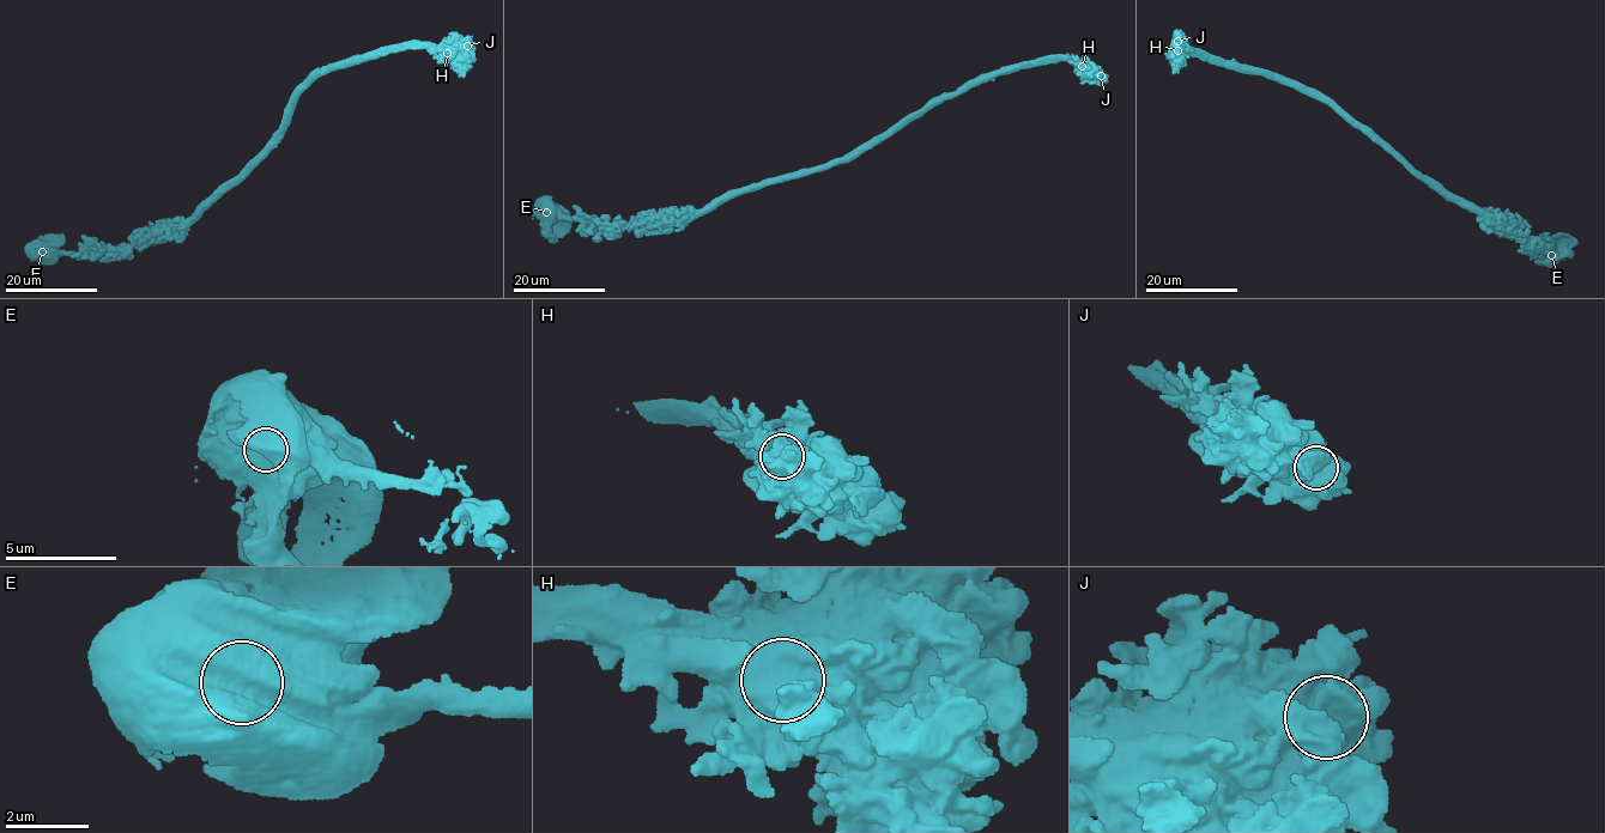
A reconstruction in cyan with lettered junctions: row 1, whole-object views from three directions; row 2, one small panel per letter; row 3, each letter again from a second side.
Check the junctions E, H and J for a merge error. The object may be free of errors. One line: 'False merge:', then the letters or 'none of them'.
False merge: none of them

